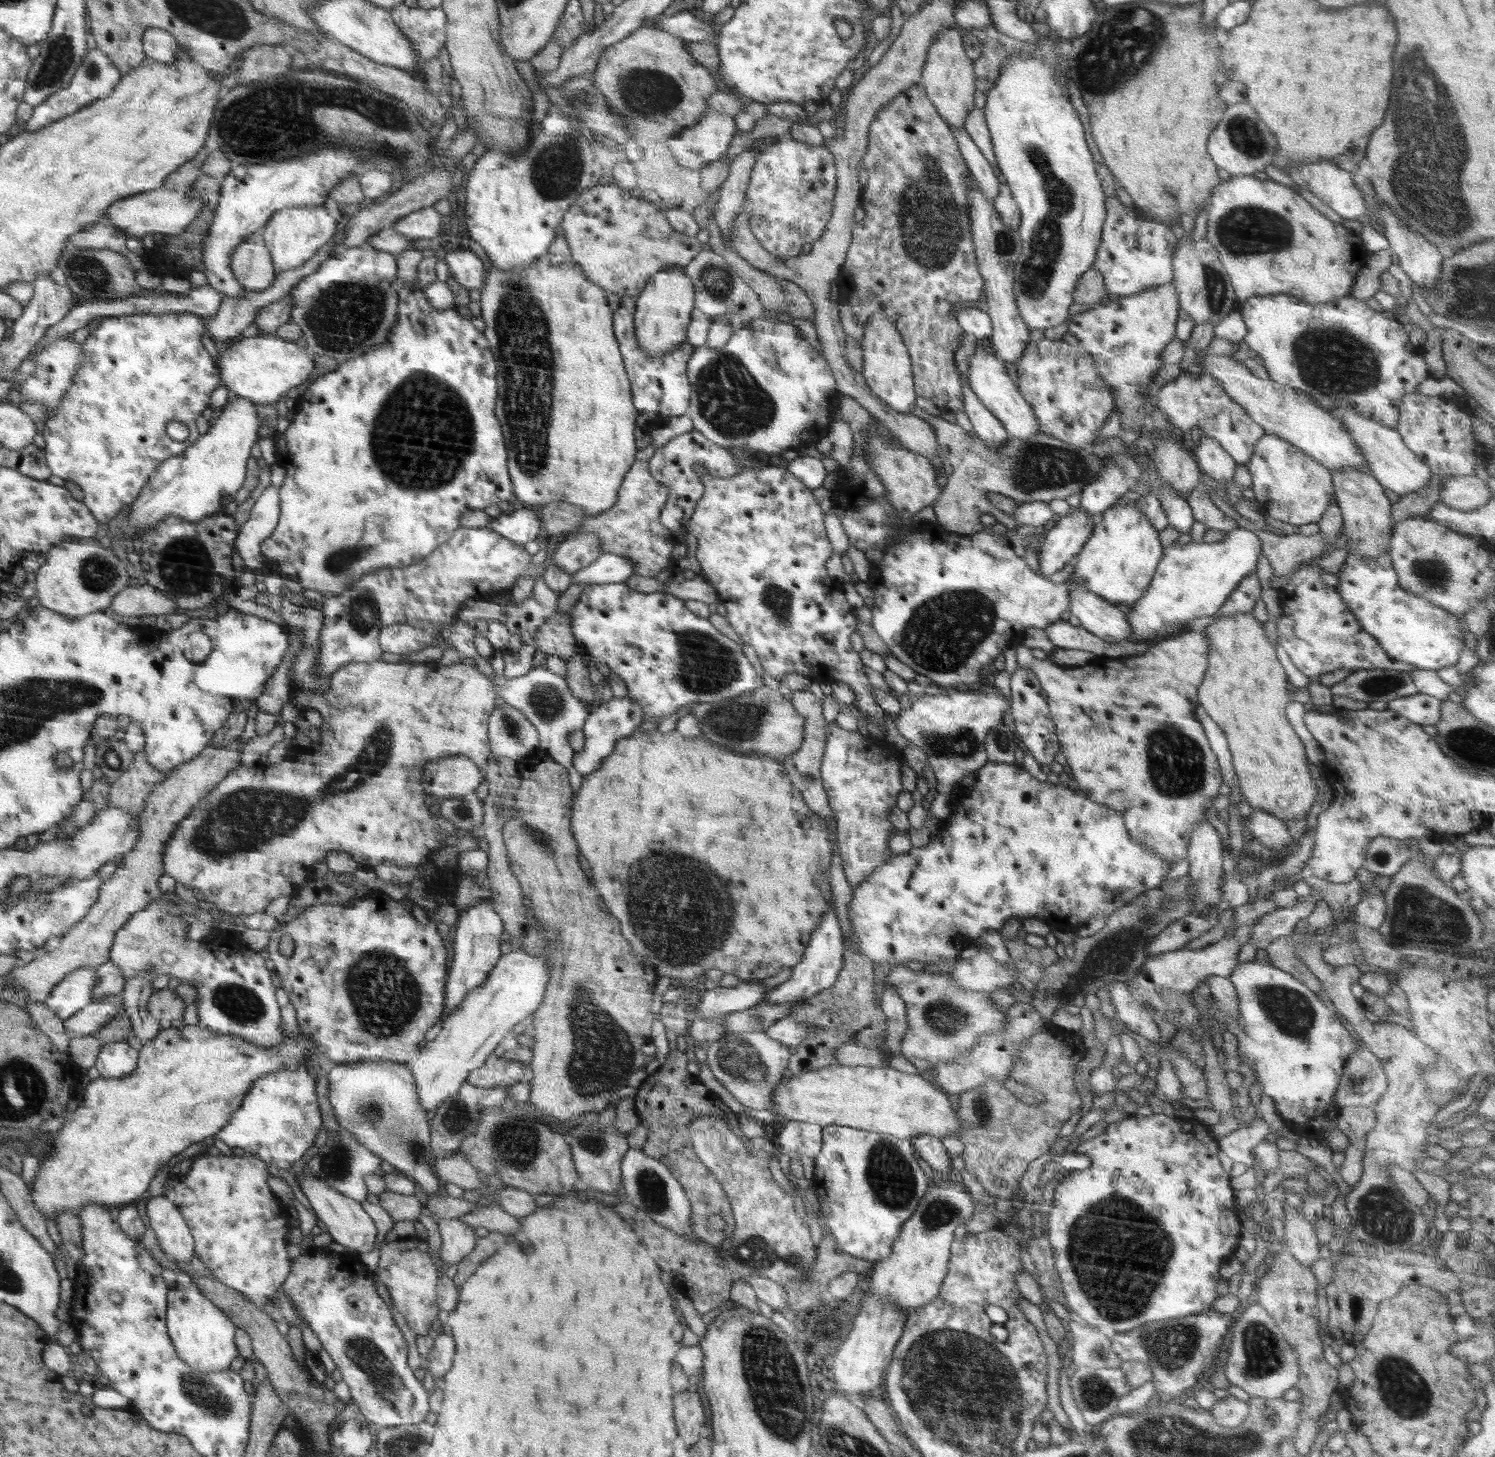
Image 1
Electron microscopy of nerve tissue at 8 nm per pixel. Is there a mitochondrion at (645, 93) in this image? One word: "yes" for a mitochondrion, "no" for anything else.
yes

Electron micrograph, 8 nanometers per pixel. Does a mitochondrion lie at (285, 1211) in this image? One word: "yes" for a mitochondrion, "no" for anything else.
no

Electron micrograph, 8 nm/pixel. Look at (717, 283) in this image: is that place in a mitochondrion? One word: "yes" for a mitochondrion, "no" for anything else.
yes

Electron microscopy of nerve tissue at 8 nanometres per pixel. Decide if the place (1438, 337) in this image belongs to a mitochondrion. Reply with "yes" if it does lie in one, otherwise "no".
no

